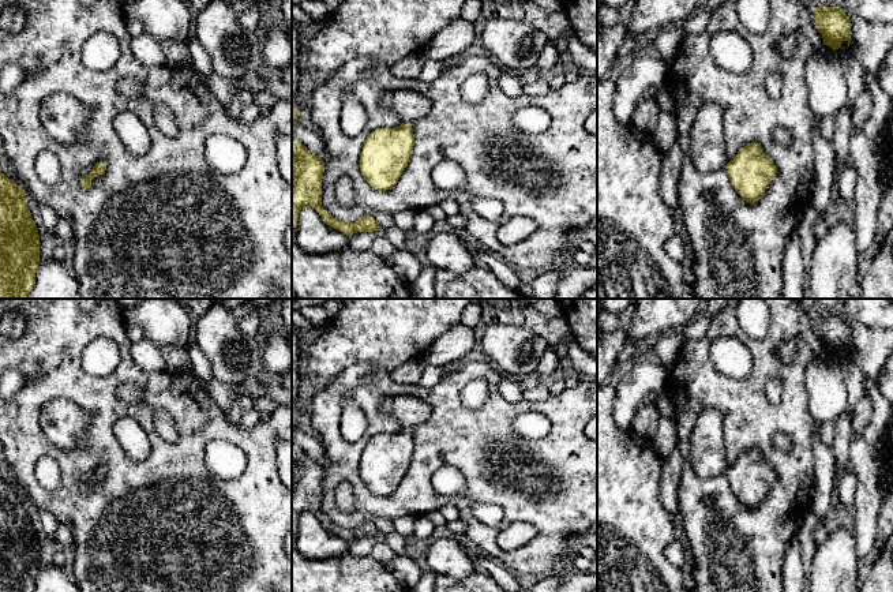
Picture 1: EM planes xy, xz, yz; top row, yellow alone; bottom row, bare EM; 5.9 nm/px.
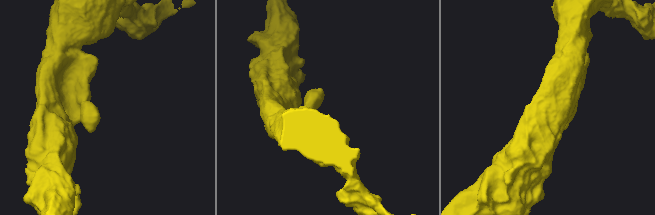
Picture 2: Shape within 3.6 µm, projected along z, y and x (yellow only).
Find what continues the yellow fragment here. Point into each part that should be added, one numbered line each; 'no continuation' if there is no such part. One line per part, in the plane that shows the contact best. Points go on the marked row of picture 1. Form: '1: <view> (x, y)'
1: xz (409, 105)

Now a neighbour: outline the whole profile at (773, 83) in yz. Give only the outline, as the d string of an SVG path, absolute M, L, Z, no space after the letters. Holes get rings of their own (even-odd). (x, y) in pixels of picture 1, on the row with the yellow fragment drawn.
M770 71L765 79L765 90L772 100L778 100L783 94L783 78L777 71Z

